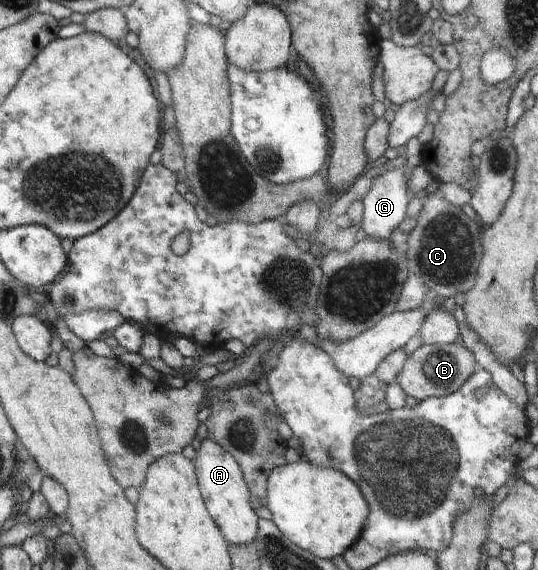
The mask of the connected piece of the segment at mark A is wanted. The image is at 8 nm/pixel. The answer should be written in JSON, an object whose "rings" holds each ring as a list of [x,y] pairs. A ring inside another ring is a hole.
{"rings":[[[205,438],[199,449],[196,450],[196,471],[199,489],[203,495],[203,501],[207,505],[207,511],[213,521],[220,526],[221,533],[229,544],[247,544],[256,539],[257,515],[251,504],[251,493],[245,481],[243,470],[239,462],[213,438]]]}

